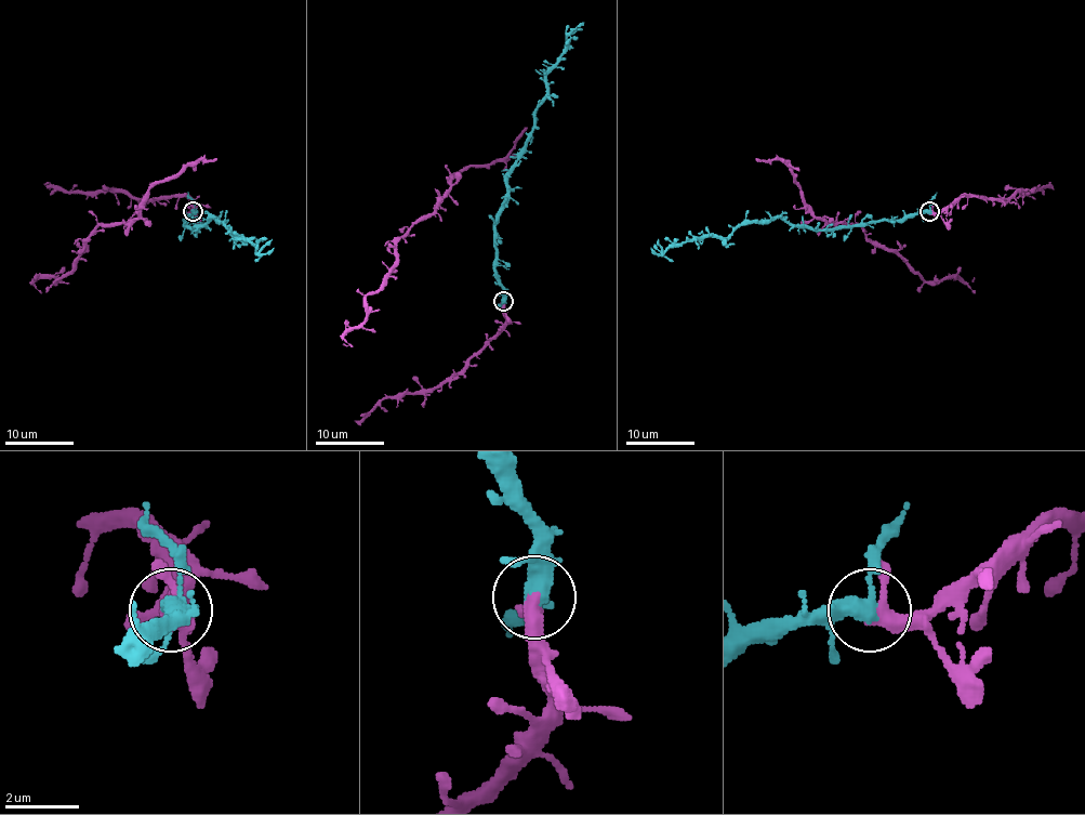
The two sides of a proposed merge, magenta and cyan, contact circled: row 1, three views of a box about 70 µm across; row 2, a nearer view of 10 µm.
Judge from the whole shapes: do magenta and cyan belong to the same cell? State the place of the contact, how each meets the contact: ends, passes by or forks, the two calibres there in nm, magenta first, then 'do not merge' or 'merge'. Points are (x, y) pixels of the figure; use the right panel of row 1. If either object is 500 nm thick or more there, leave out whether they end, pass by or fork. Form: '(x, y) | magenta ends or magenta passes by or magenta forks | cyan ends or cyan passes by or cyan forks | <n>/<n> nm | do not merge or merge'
(929, 211) | magenta passes by | cyan forks | 320/360 nm | merge

